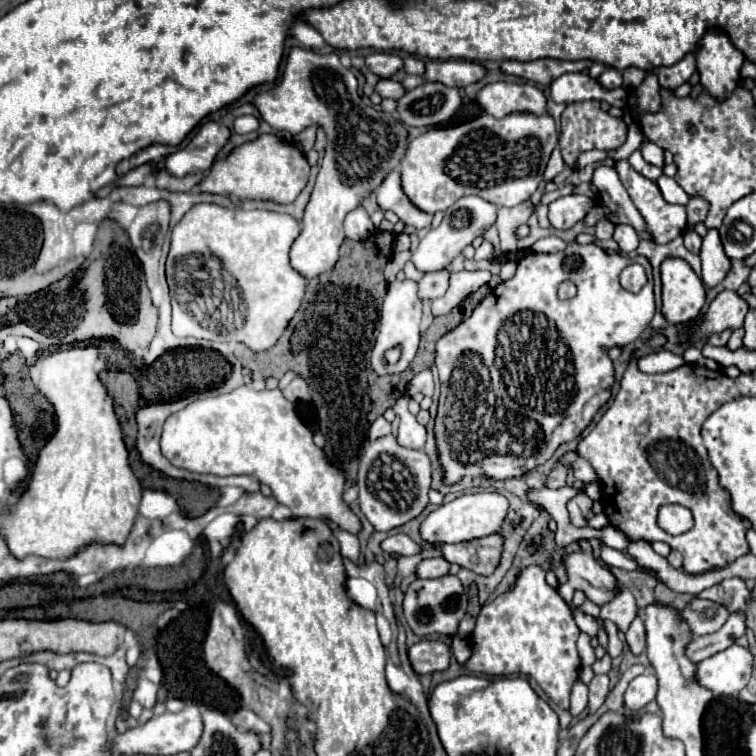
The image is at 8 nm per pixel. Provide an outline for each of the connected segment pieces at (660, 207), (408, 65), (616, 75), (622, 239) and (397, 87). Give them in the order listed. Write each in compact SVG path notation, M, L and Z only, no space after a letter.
M618 159L618 161L614 163L614 169L618 171L618 177L620 177L622 185L626 187L626 191L628 191L634 207L636 207L636 209L640 211L640 215L644 217L644 229L652 235L652 241L654 243L666 244L672 241L674 237L682 235L682 233L688 229L686 207L684 207L684 205L666 203L664 197L662 197L662 193L660 193L660 189L658 189L658 185L656 185L652 179L640 175L640 173L628 163L628 159Z
M406 57L404 59L404 71L408 75L422 75L422 59L416 59L416 57Z
M608 67L602 75L600 75L600 85L604 89L616 89L616 87L622 87L622 73L618 69L612 69Z
M616 225L614 241L620 245L622 253L632 253L638 247L640 237L638 237L634 227L630 227L630 225Z
M380 79L376 83L376 89L374 89L382 99L400 99L406 91L404 87L398 83L398 81L392 81L392 79Z

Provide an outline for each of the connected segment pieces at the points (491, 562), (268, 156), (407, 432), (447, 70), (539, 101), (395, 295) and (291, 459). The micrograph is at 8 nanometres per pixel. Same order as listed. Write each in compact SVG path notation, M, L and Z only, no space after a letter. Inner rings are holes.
M488 535L482 539L472 539L456 545L440 545L440 551L448 563L458 563L460 567L472 569L480 575L490 575L500 561L502 537Z
M276 133L260 135L254 141L242 143L224 159L212 163L208 175L200 181L200 193L232 195L238 199L272 199L276 203L292 203L308 183L310 165L306 155L286 139L278 139Z
M400 397L394 405L396 415L400 417L398 425L398 443L406 449L422 449L426 441L426 429L416 421L416 417L408 411L408 399L410 397Z
M426 61L424 81L448 87L466 87L484 77L484 67L474 61Z
M488 83L476 93L476 101L484 113L496 119L514 111L534 111L536 115L546 113L546 99L542 91L528 83Z
M410 279L390 283L388 293L386 293L384 303L382 303L382 313L380 313L380 327L378 327L378 335L376 335L376 345L374 345L372 355L370 355L372 369L374 369L378 375L394 375L394 373L404 371L404 369L410 365L410 361L412 361L414 355L416 355L418 341L420 341L420 317L422 317L422 301L418 299L418 283L416 283L416 281L410 281ZM396 345L400 345L400 349L402 349L402 357L400 357L400 361L398 361L396 365L388 365L388 363L384 361L384 353L386 353L390 347L396 347Z
M246 385L218 397L210 399L196 399L178 413L170 415L162 427L160 439L162 455L180 469L194 471L194 473L212 473L212 475L252 475L260 483L272 489L272 495L278 503L290 507L294 517L314 517L322 519L328 517L336 521L342 529L350 533L360 531L358 517L350 511L350 507L342 501L344 491L344 475L338 467L326 463L322 449L318 449L312 441L312 433L302 421L296 417L294 407L288 407L288 399L282 395L280 389L264 389L254 391Z

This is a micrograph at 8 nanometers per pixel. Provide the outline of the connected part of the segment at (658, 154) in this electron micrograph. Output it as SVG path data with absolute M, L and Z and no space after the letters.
M646 139L646 141L640 145L640 151L642 151L642 157L644 157L648 163L658 165L658 167L664 165L664 149L658 147L656 143L652 143L652 141Z

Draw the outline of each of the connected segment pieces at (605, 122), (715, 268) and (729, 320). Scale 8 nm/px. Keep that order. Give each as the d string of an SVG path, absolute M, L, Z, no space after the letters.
M582 101L582 103L570 103L566 105L562 113L562 131L560 131L560 141L558 147L562 151L564 163L574 165L576 157L588 149L604 149L604 151L614 151L626 141L626 125L622 119L608 115L606 111L600 109L598 101Z
M708 229L706 237L702 239L700 247L700 261L702 261L702 281L706 289L716 287L730 269L730 259L724 253L718 229Z
M724 289L710 303L706 315L694 323L690 329L690 339L696 341L700 337L710 337L712 333L722 333L724 329L740 329L748 309L750 305L736 291Z

